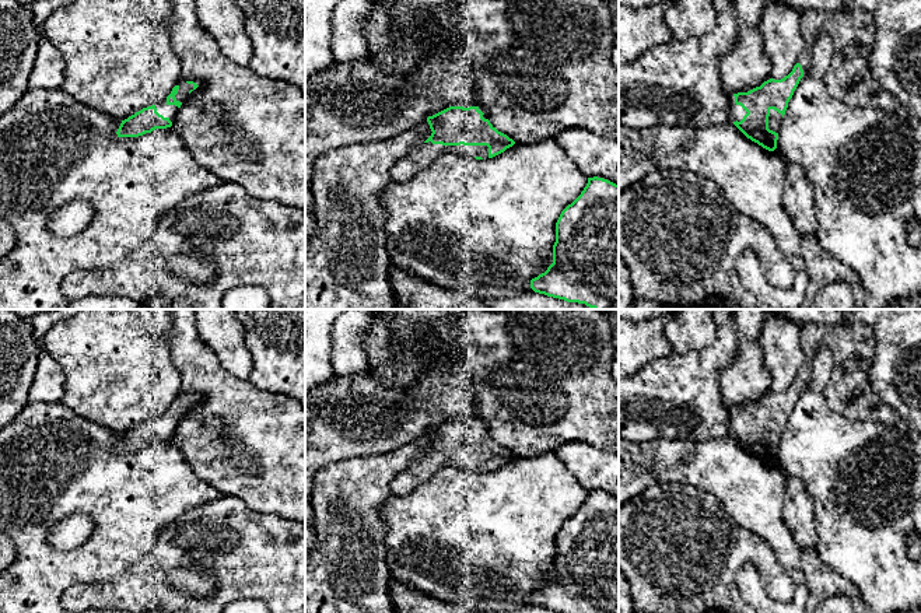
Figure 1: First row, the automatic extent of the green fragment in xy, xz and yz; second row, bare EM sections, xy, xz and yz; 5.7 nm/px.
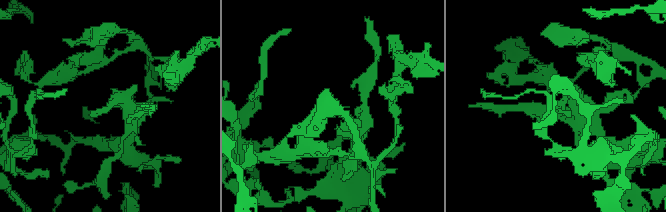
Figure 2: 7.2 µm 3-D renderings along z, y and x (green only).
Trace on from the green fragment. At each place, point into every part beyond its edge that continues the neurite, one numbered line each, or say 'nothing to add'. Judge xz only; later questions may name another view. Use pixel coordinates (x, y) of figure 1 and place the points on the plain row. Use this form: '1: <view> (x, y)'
1: xz (420, 470)

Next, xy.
1: xy (167, 424)

